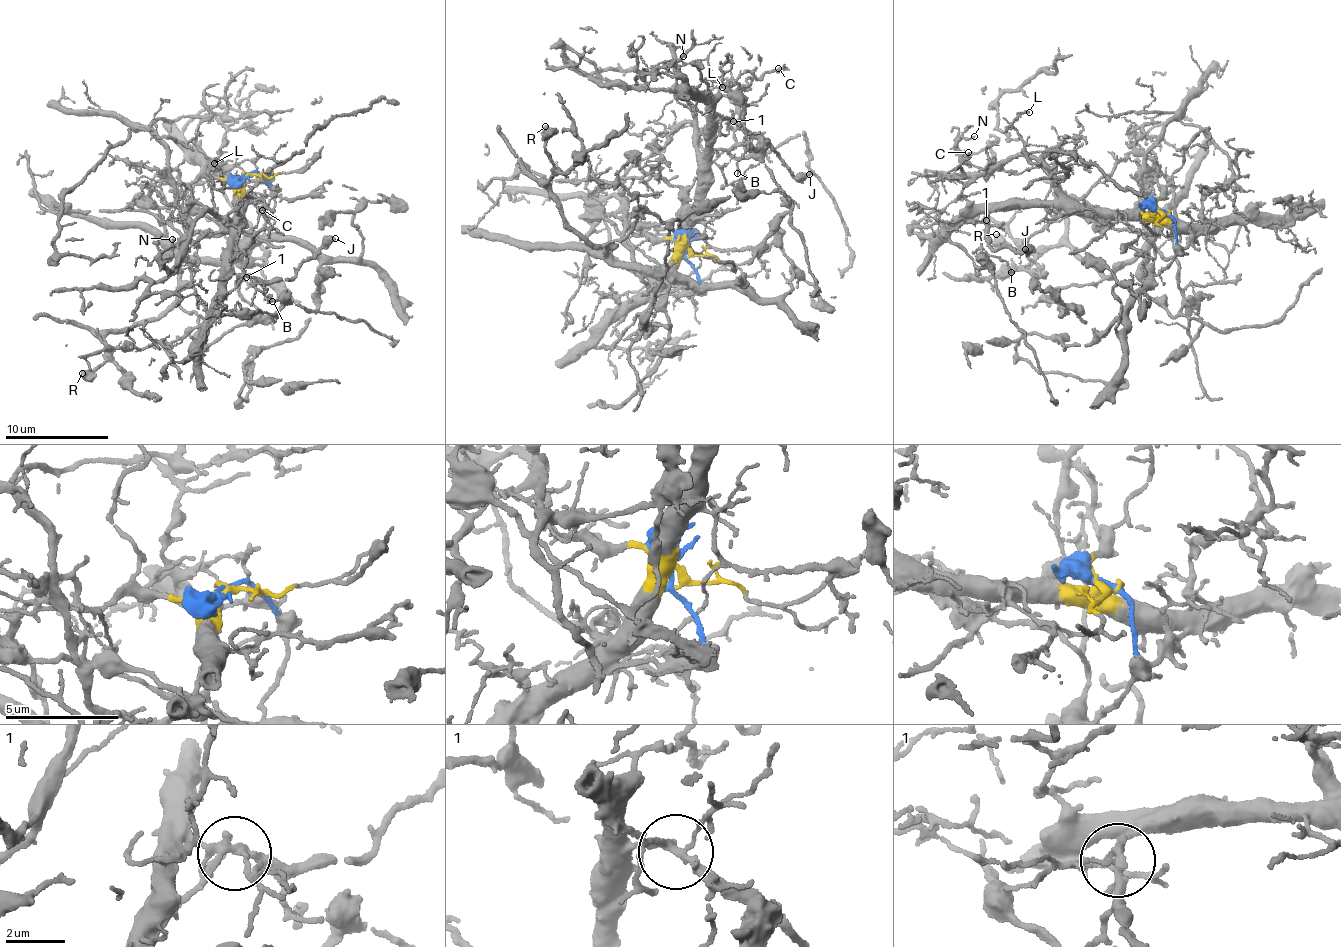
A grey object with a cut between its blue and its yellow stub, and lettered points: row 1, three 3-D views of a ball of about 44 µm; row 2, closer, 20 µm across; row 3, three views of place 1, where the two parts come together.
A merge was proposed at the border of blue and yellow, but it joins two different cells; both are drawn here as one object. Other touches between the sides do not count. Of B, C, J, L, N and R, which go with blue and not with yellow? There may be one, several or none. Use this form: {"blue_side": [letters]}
{"blue_side": ["R"]}

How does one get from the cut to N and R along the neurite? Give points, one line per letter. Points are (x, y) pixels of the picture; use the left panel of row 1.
N: (244, 172), (248, 174), (238, 180), (242, 186), (230, 225), (205, 211), (172, 270), (159, 258), (173, 238)
R: (244, 172), (273, 191), (264, 233), (230, 260), (188, 257), (176, 300), (109, 332), (100, 366), (82, 373)

